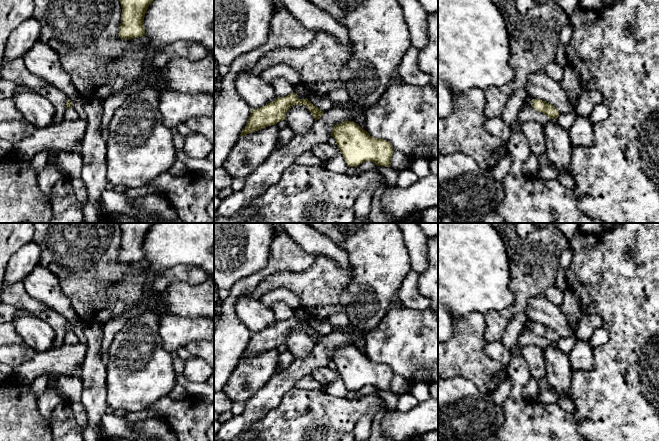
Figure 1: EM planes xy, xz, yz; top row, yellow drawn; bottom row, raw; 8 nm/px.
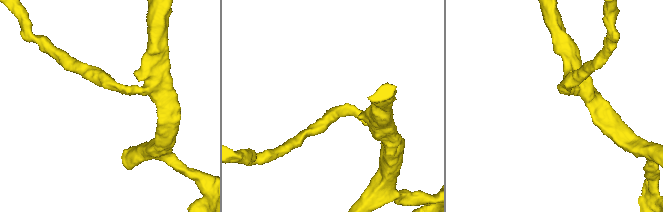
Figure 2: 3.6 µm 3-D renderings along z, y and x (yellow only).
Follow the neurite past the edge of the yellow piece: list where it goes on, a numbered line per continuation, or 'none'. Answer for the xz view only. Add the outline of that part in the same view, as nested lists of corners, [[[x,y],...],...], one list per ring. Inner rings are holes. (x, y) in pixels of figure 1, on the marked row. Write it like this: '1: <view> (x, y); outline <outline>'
none

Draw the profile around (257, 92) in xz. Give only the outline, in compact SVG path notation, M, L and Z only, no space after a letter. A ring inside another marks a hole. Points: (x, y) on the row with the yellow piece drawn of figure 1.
M252 73L239 74L235 80L235 87L238 95L251 109L263 107L277 98L271 83Z

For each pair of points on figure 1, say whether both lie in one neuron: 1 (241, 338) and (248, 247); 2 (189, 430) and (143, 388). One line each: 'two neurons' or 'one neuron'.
1: two neurons
2: two neurons

